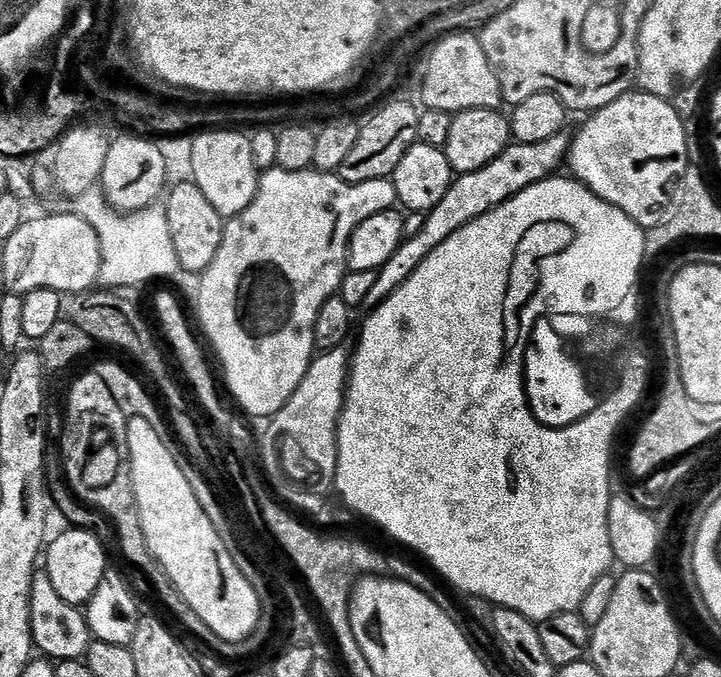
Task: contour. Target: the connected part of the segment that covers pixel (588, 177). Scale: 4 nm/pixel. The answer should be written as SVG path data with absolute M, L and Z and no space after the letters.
M633 90L624 96L619 96L614 102L610 102L610 106L599 108L597 112L591 113L585 120L588 121L577 132L574 132L572 147L568 149L566 164L569 169L572 167L571 175L579 180L580 183L586 185L594 195L602 197L603 200L610 202L618 210L622 210L633 222L640 225L641 228L647 230L658 226L668 214L668 207L672 203L673 189L690 167L690 161L688 161L688 132L686 130L688 128L682 118L676 113L673 101L663 96L655 96L649 92Z

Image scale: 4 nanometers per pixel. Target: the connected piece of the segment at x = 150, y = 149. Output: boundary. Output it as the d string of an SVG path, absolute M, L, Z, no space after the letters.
M123 134L111 141L106 154L106 166L100 175L100 184L102 185L102 195L106 201L107 207L113 212L127 214L129 212L140 212L143 208L153 207L156 200L165 195L166 187L164 183L168 180L168 160L164 157L164 152L159 148L157 141L152 138L145 138L135 134Z

